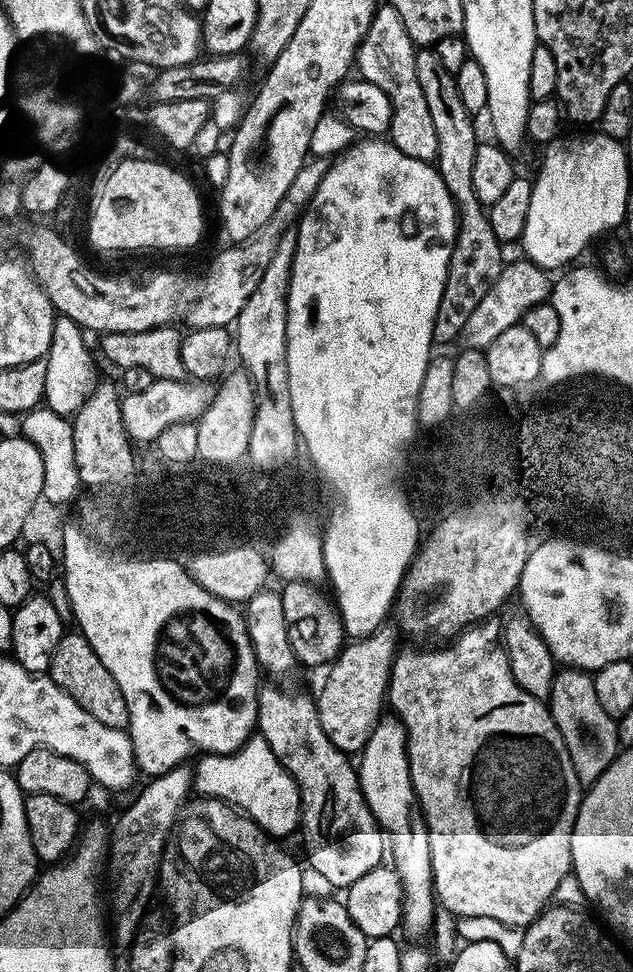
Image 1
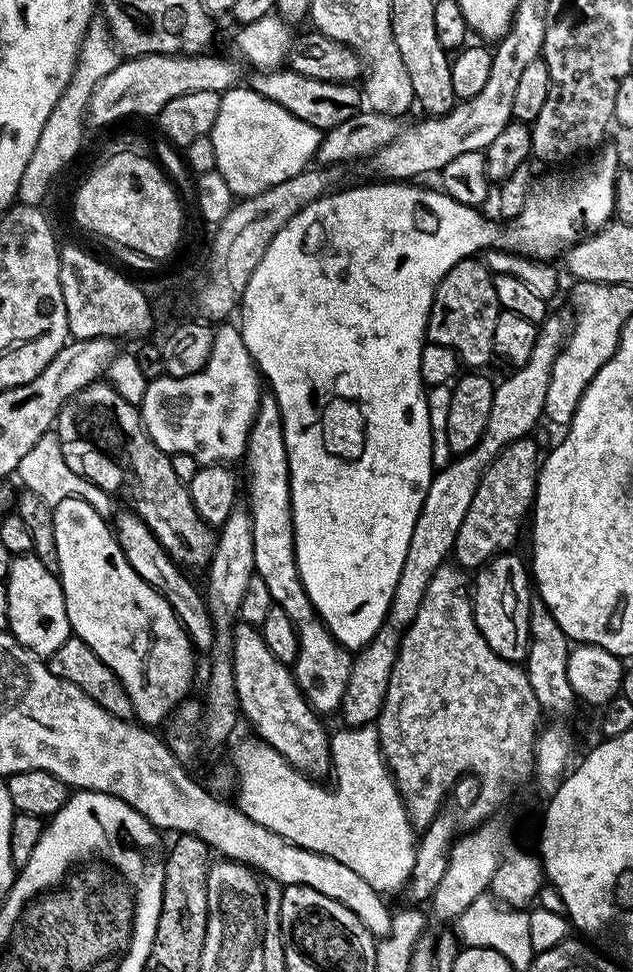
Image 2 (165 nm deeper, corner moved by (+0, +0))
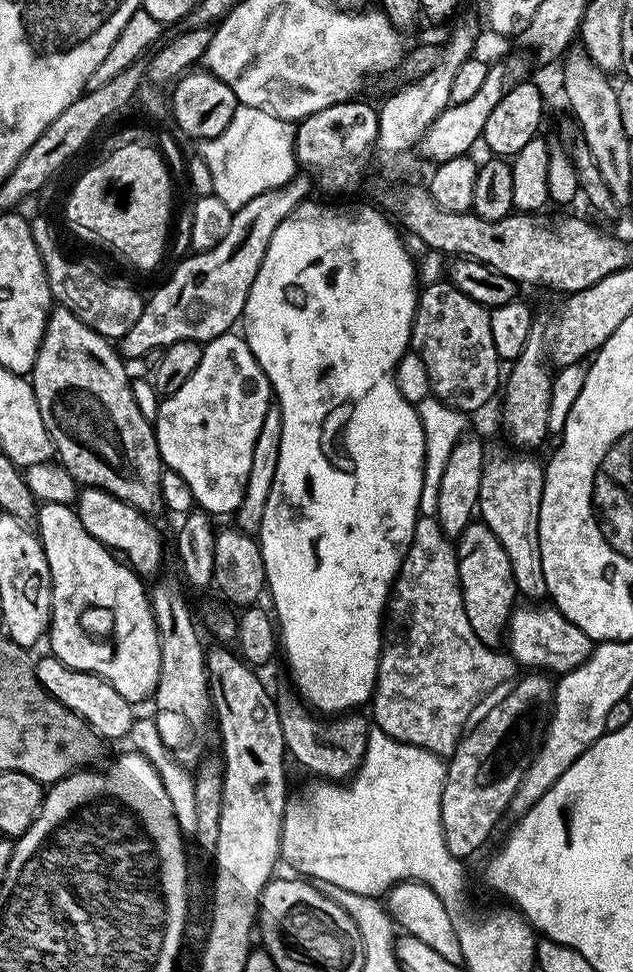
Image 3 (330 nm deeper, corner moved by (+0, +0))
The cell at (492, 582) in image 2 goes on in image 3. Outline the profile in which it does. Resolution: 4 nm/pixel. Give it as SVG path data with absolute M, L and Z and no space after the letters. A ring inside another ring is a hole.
M483 522L468 524L464 533L455 541L454 547L466 618L470 618L470 626L483 644L499 645L499 640L501 643L505 639L508 622L518 604L510 558L506 558L502 542L494 538L494 534Z

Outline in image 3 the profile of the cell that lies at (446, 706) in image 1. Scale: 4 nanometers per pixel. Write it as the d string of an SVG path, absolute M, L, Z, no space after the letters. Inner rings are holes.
M421 515L417 519L407 559L411 563L406 562L400 567L400 575L394 585L395 591L404 596L391 597L391 611L387 613L382 628L380 665L376 691L370 701L370 716L375 727L382 729L390 738L424 748L435 756L450 758L465 735L464 723L475 710L476 703L487 692L500 687L503 689L517 675L518 665L507 651L496 652L500 650L483 644L478 634L474 634L464 609L456 550L435 516Z

